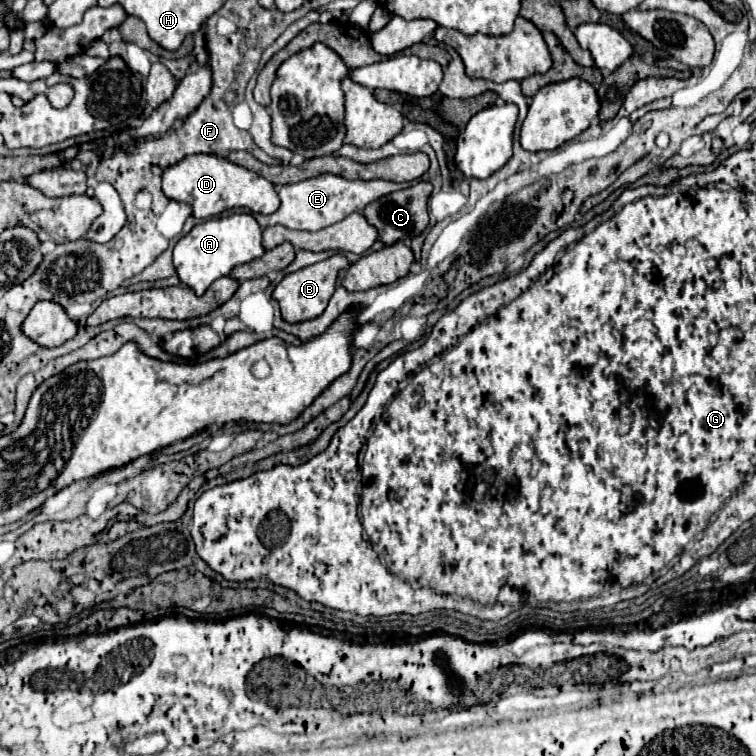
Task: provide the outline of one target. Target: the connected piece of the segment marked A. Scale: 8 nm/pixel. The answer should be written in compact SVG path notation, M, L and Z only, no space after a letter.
M232 213L194 225L192 231L174 245L172 263L180 281L194 289L196 295L202 295L212 285L212 281L228 275L236 265L250 263L262 255L262 229L256 219L248 213Z

